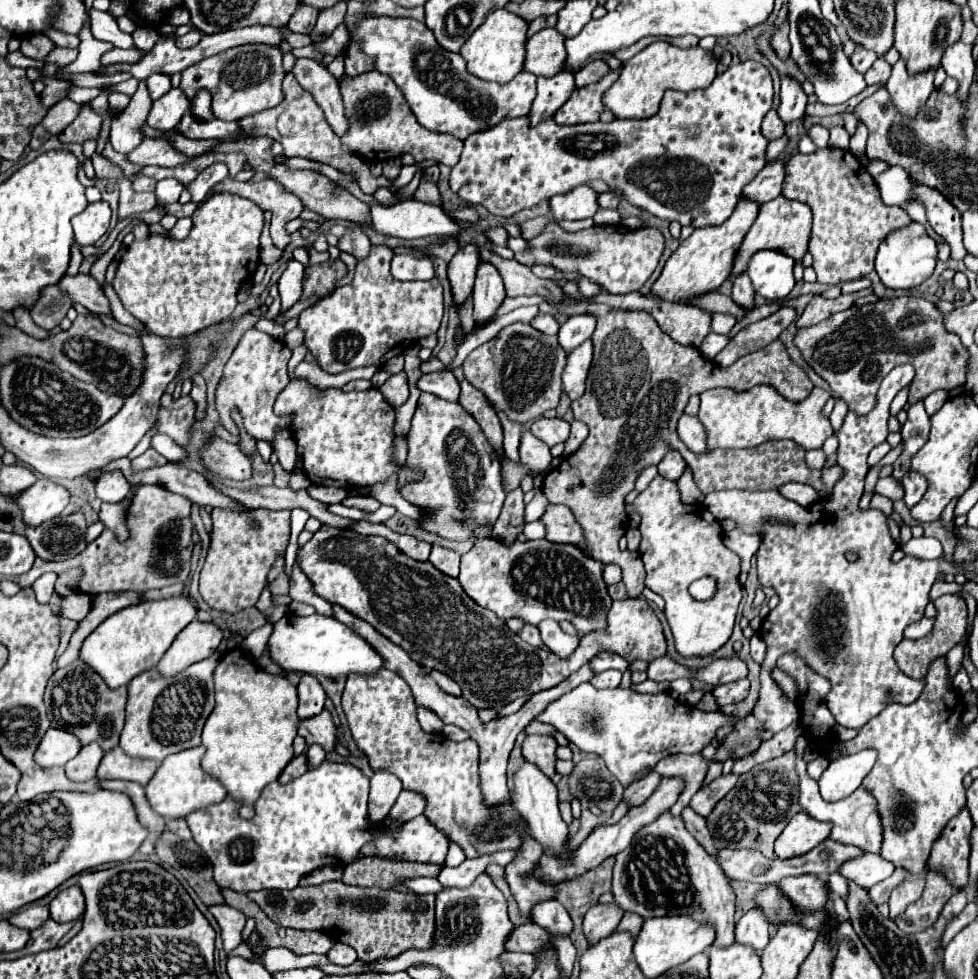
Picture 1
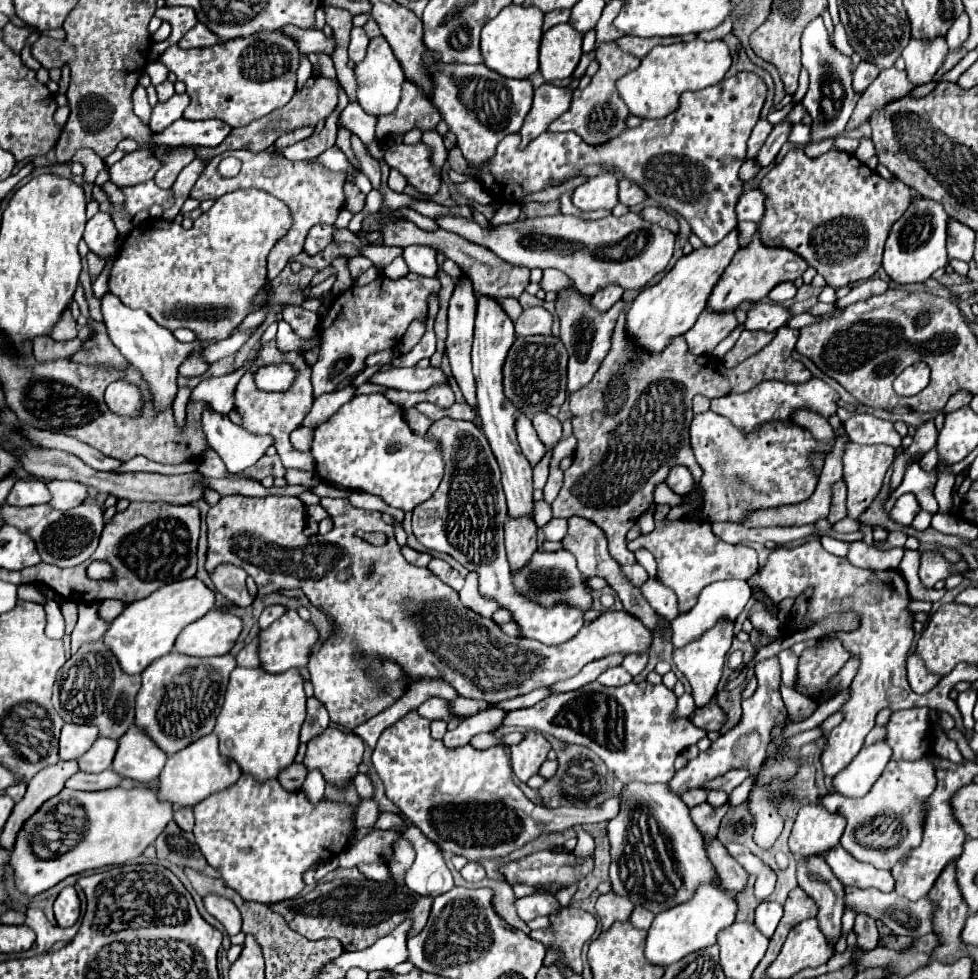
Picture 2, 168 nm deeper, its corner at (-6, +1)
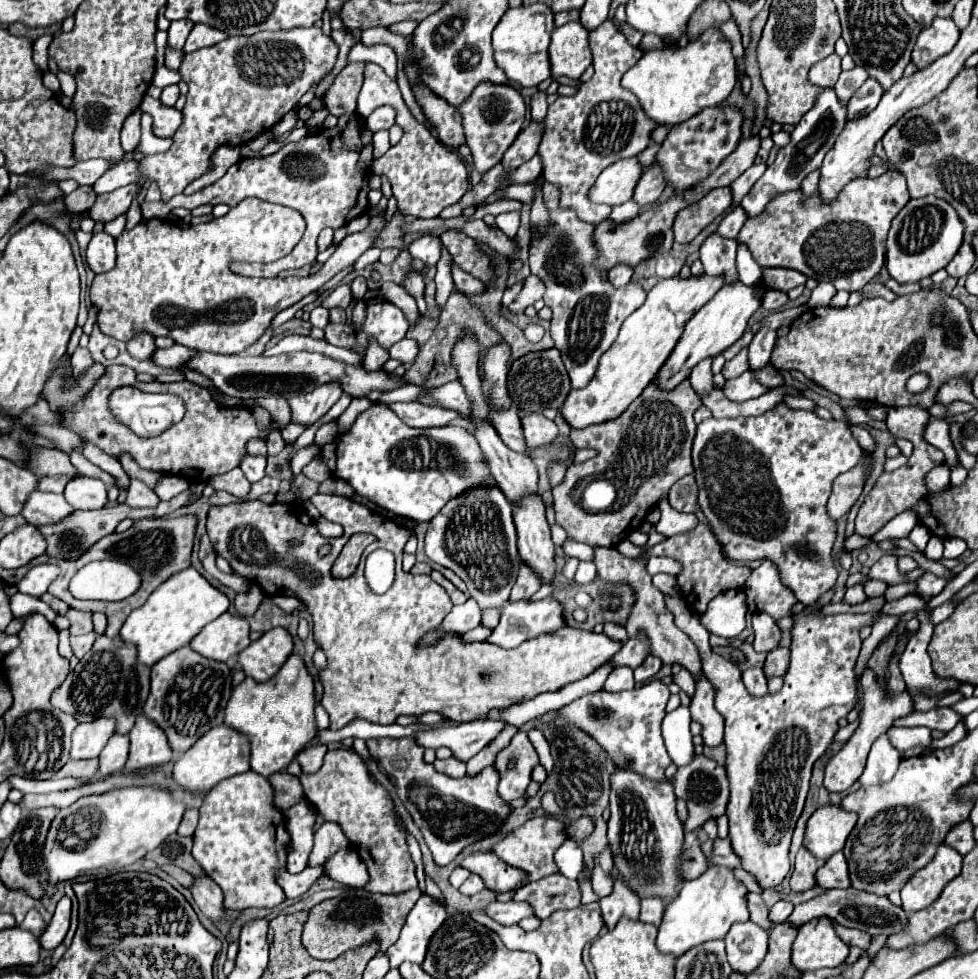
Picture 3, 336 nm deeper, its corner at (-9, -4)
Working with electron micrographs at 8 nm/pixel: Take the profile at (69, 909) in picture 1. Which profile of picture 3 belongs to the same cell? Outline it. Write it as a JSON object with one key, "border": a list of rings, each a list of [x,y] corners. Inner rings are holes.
{"border":[[[62,897],[58,901],[56,913],[52,915],[52,921],[46,925],[46,929],[40,933],[40,945],[46,951],[54,951],[66,937],[66,931],[70,927],[70,899]]]}

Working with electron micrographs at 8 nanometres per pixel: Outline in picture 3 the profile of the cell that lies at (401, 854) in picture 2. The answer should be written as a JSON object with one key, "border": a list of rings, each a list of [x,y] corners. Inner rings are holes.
{"border":[[[346,749],[328,751],[322,769],[314,775],[300,775],[300,781],[304,795],[314,805],[316,813],[322,815],[324,821],[332,821],[342,827],[350,847],[366,865],[370,875],[368,883],[364,885],[366,891],[400,893],[418,887],[416,867],[408,851],[406,833],[398,825],[392,797],[384,787],[380,787],[380,783],[372,783],[368,769],[358,753]]]}

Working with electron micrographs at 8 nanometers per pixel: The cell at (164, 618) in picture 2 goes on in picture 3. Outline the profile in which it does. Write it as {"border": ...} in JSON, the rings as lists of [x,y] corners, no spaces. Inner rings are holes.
{"border":[[[188,567],[168,577],[142,607],[134,609],[120,635],[124,641],[136,643],[140,663],[154,665],[164,655],[188,645],[200,633],[200,627],[206,627],[210,621],[220,617],[228,605],[230,599],[222,591],[212,587],[194,567]]]}

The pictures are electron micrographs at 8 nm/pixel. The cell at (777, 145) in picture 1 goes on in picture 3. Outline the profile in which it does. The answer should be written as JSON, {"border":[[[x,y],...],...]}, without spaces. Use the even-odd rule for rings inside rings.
{"border":[[[720,187],[708,193],[700,203],[686,207],[678,213],[674,223],[674,237],[678,243],[690,243],[704,227],[720,217],[732,203],[730,187]]]}

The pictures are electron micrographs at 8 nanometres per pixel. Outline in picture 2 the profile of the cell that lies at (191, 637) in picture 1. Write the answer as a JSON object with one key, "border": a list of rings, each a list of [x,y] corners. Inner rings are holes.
{"border":[[[211,610],[205,618],[189,624],[177,638],[177,654],[207,658],[227,654],[241,632],[241,620],[229,612]]]}

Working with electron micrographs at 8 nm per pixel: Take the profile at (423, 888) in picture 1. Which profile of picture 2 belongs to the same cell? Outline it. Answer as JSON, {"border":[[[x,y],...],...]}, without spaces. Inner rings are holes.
{"border":[[[361,864],[359,870],[371,878],[371,880],[383,880],[389,882],[389,868],[385,864]]]}

